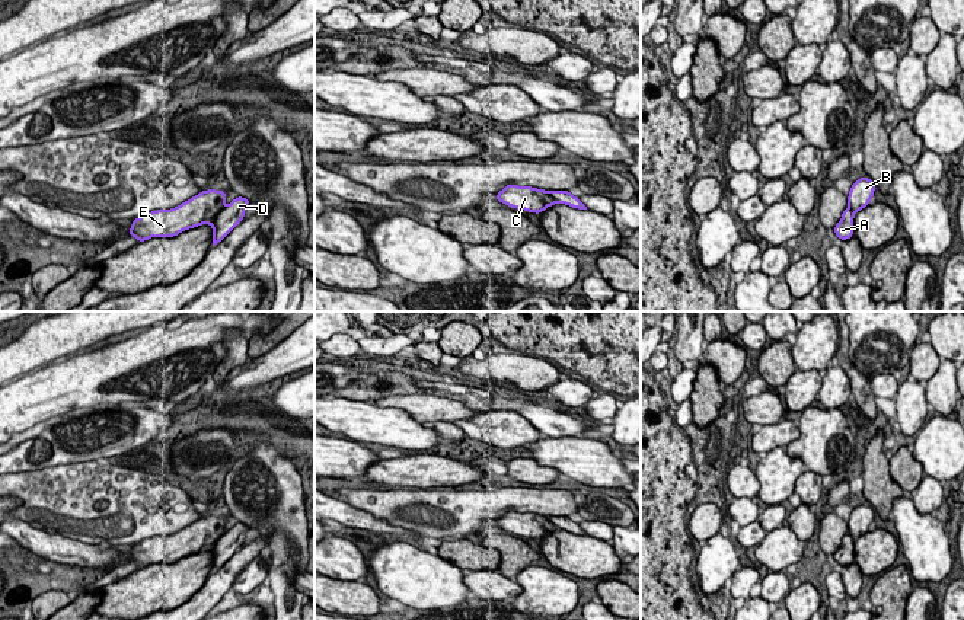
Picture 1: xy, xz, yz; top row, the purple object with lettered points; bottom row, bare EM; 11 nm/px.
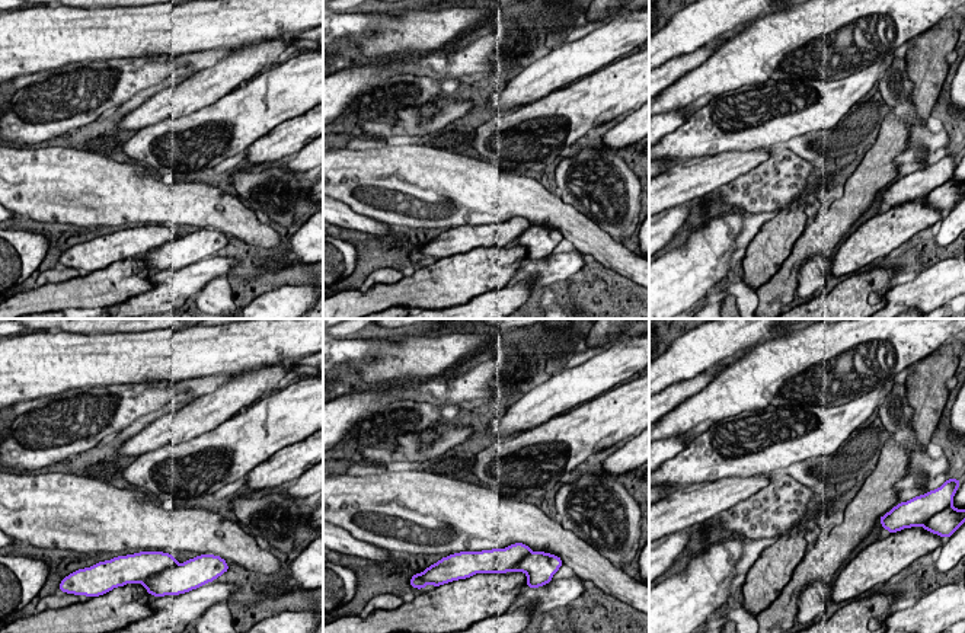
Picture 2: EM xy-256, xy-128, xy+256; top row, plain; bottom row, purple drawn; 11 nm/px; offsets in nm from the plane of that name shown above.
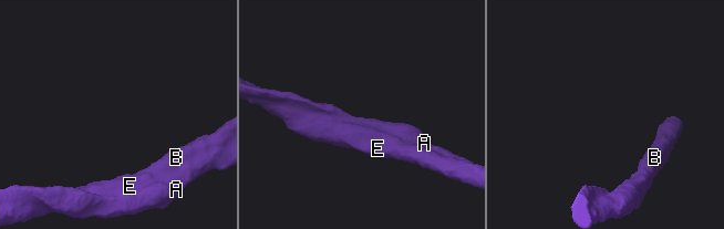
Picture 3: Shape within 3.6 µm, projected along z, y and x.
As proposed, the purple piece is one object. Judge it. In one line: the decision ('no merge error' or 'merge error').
no merge error

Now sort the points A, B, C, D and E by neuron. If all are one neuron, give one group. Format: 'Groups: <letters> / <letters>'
Groups: A B C D E

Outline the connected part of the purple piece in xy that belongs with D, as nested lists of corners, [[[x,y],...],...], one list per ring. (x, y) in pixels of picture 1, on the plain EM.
[[[201,517],[175,534],[156,536],[134,544],[130,563],[135,563],[141,569],[151,563],[175,563],[185,556],[210,550],[214,572],[245,544],[245,537],[250,527],[237,522],[227,533],[224,530],[224,517]]]

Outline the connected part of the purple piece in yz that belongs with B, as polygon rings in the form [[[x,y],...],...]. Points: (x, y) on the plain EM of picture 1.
[[[859,504],[853,508],[849,521],[848,533],[842,540],[840,547],[833,555],[834,560],[843,568],[853,563],[853,543],[858,537],[869,531],[875,518],[875,509],[869,504]]]

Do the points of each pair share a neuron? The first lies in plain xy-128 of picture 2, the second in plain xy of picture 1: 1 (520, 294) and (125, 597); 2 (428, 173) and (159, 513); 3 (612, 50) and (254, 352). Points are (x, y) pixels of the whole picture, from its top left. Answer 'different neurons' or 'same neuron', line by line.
1: different neurons
2: same neuron
3: different neurons

